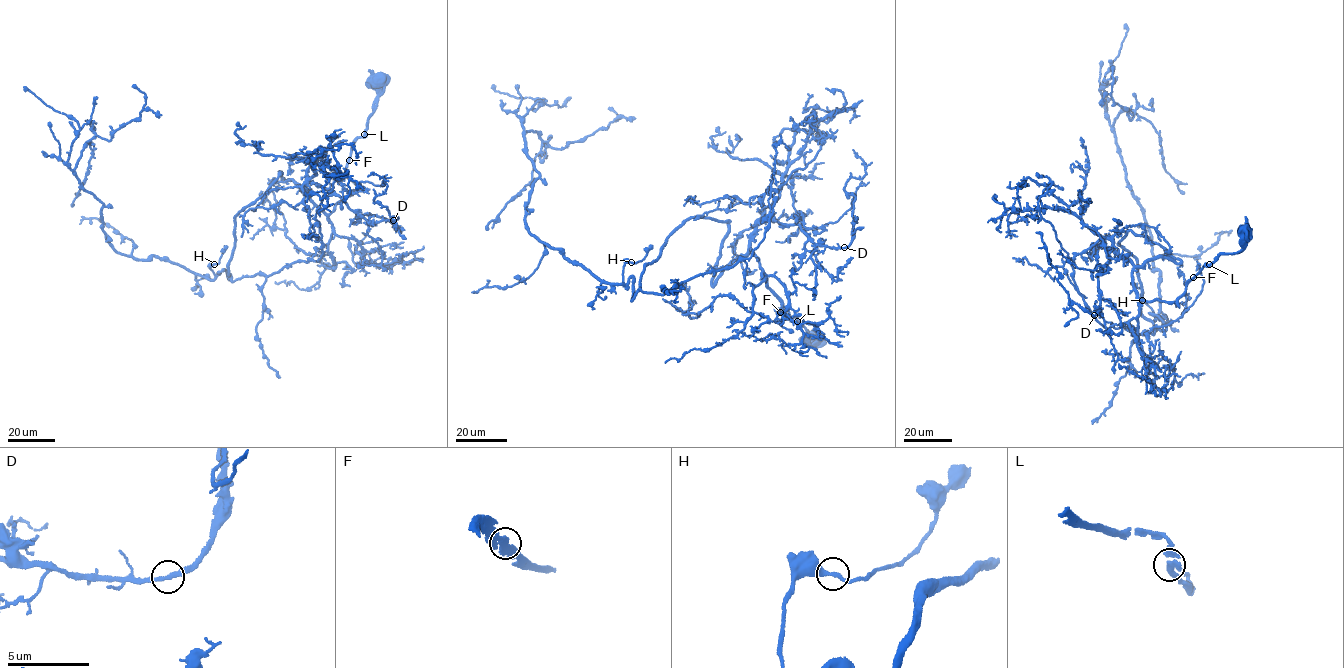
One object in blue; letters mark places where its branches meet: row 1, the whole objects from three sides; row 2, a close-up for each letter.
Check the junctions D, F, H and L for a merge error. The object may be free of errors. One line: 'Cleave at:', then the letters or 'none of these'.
Cleave at: none of these

